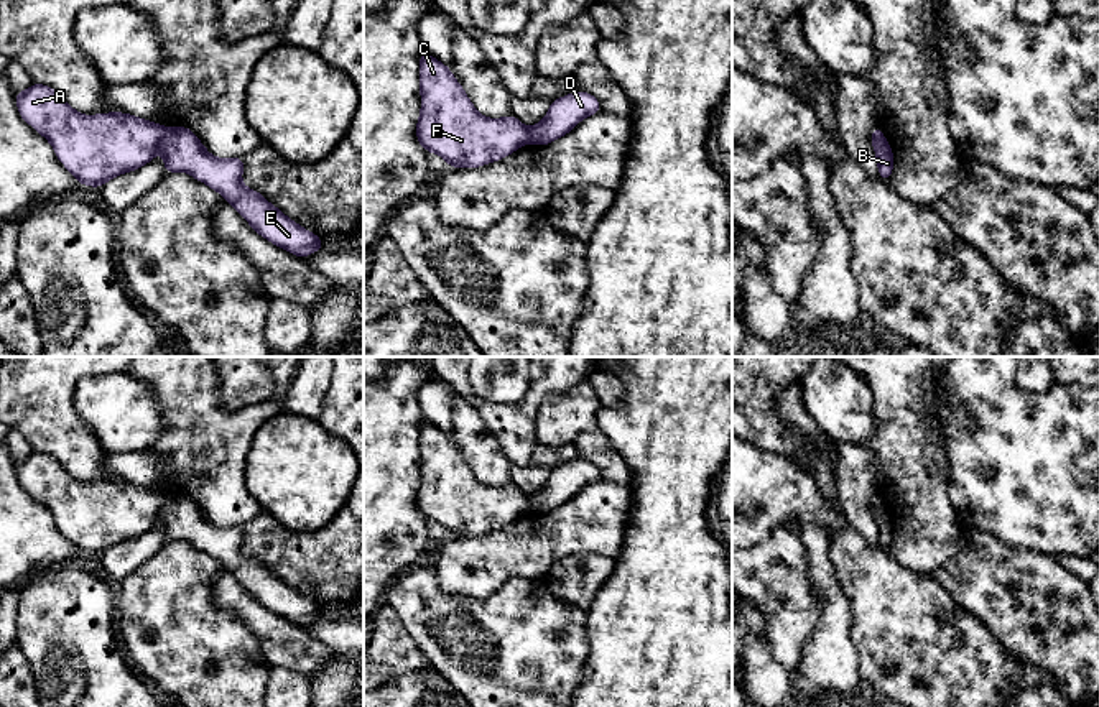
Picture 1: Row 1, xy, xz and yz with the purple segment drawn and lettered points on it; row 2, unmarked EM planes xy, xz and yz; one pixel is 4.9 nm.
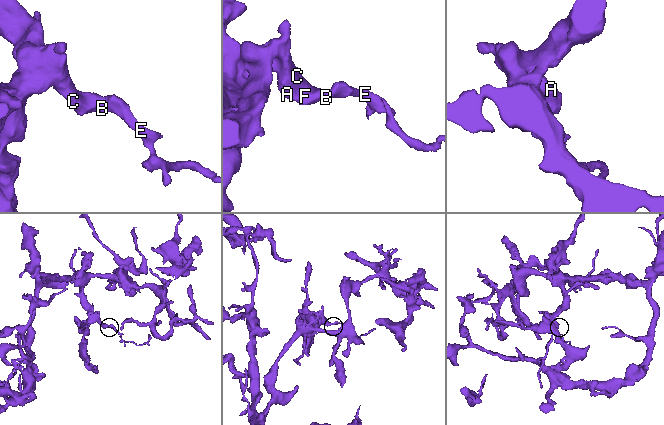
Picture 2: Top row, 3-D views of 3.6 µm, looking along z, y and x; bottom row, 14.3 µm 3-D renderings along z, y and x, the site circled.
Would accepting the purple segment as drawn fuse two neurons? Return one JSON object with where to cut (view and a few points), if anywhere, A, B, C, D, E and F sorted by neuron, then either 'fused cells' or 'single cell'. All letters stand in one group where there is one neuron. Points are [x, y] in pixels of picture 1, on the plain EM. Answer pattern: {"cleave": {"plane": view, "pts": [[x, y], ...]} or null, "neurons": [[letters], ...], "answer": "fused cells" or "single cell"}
{"cleave": {"plane": "xy", "pts": [[166, 497], [158, 518]]}, "neurons": [["A", "C", "F"], ["B", "D", "E"]], "answer": "fused cells"}

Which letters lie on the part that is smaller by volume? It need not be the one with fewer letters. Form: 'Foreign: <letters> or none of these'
Foreign: B, D, E

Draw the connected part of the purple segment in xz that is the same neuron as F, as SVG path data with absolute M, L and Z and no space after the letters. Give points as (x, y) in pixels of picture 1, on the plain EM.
M424 418L420 424L420 462L416 506L451 536L480 536L530 510L530 497L513 483L497 488L480 483L451 437Z

